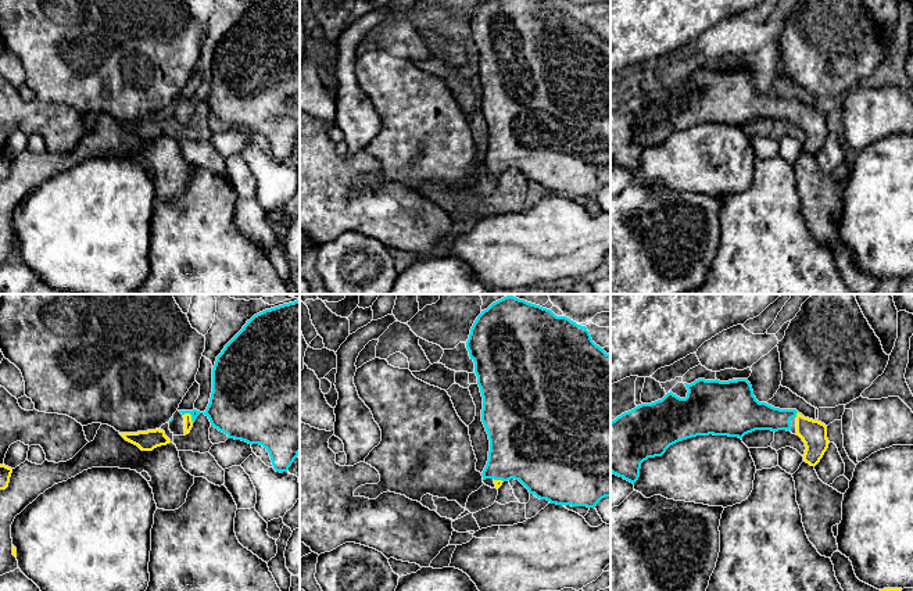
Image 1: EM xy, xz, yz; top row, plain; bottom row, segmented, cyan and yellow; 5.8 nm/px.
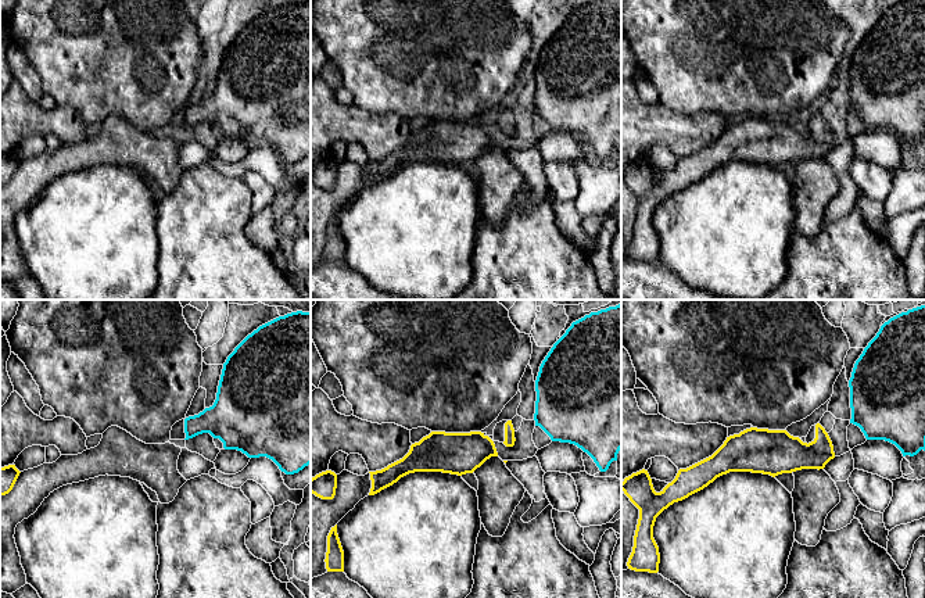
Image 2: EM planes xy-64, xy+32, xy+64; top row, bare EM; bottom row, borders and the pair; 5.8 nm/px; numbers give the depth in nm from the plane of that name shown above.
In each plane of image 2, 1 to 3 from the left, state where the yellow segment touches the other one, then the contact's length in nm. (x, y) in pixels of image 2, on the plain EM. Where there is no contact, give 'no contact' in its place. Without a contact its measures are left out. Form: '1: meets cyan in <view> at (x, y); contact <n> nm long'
1: no contact
2: no contact
3: no contact

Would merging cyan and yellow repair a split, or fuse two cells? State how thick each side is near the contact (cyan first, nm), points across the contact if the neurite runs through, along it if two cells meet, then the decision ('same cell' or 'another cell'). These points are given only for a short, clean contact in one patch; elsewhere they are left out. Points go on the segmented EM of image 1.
300/50 nm | across xy (233, 408), (192, 416), (188, 418) | same cell

